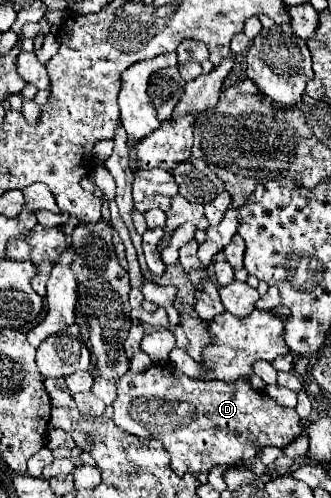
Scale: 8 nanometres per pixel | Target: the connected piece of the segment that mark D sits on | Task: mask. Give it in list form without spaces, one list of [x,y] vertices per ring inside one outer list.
[[[154,363],[150,369],[136,375],[128,371],[122,379],[118,379],[118,397],[112,403],[112,407],[114,407],[112,419],[122,431],[136,437],[162,441],[164,449],[172,457],[170,467],[178,475],[184,473],[200,475],[200,473],[208,473],[218,465],[226,465],[226,467],[238,465],[242,461],[256,457],[258,451],[268,445],[286,447],[302,433],[298,413],[290,407],[278,405],[264,391],[254,389],[248,379],[236,379],[234,383],[200,381],[184,375],[180,369],[176,369],[170,363]]]

